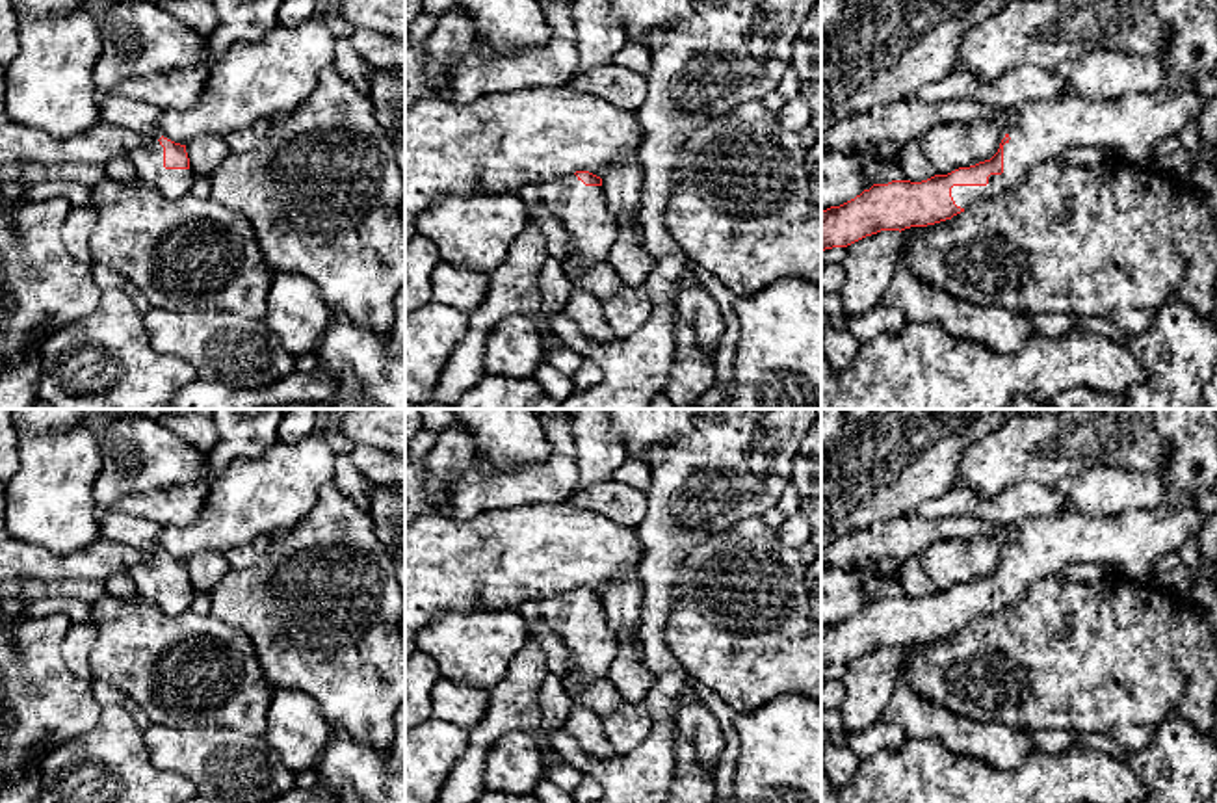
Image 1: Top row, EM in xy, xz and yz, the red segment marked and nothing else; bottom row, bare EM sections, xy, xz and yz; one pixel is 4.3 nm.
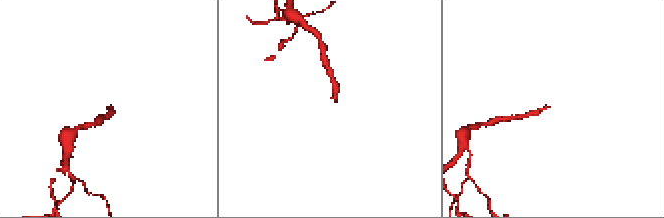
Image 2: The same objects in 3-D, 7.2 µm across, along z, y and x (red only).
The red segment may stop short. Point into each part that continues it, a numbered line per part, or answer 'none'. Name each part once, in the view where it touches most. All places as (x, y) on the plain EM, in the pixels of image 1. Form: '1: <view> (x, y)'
1: yz (1043, 547)

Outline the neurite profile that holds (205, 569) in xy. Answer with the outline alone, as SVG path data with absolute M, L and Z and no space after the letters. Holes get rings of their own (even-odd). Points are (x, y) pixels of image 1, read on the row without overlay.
M201 552L186 559L186 569L193 591L210 595L230 565L219 552Z

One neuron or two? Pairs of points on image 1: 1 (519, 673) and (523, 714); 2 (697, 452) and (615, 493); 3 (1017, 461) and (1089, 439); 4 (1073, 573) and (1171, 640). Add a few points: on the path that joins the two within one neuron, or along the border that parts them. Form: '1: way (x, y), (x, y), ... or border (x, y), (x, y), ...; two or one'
1: way (519, 683), (519, 705); one
2: border (645, 493), (645, 517), (636, 528); two
3: way (1035, 461), (1056, 461), (1071, 447); one
4: border (1119, 569), (1091, 582), (1063, 582), (1058, 577); two

